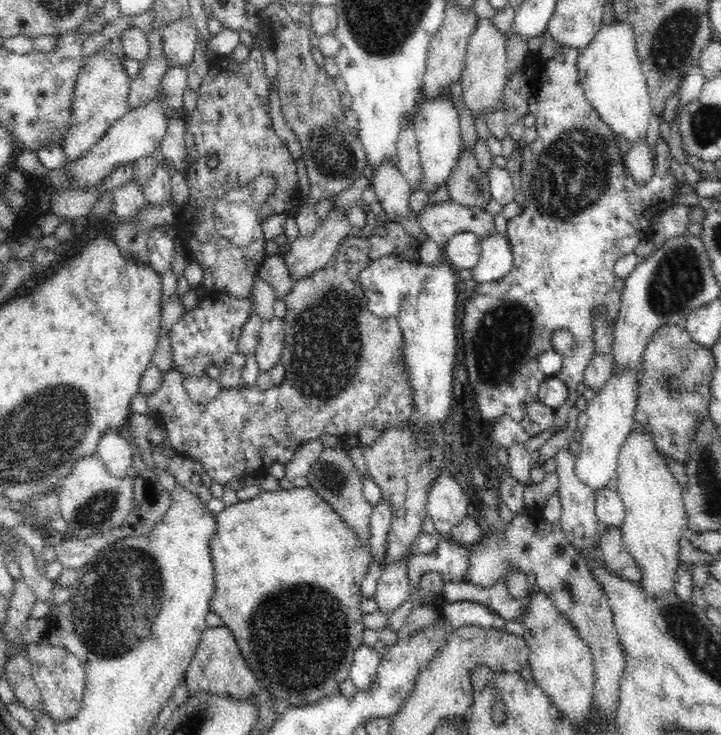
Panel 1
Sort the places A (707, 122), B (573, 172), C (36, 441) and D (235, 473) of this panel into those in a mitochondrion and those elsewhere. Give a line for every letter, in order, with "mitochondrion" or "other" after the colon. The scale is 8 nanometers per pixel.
A: mitochondrion
B: mitochondrion
C: mitochondrion
D: other

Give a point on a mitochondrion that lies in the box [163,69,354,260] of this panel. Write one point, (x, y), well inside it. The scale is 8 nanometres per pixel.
(325, 160)

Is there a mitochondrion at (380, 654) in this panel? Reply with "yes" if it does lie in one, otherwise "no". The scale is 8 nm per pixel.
no

